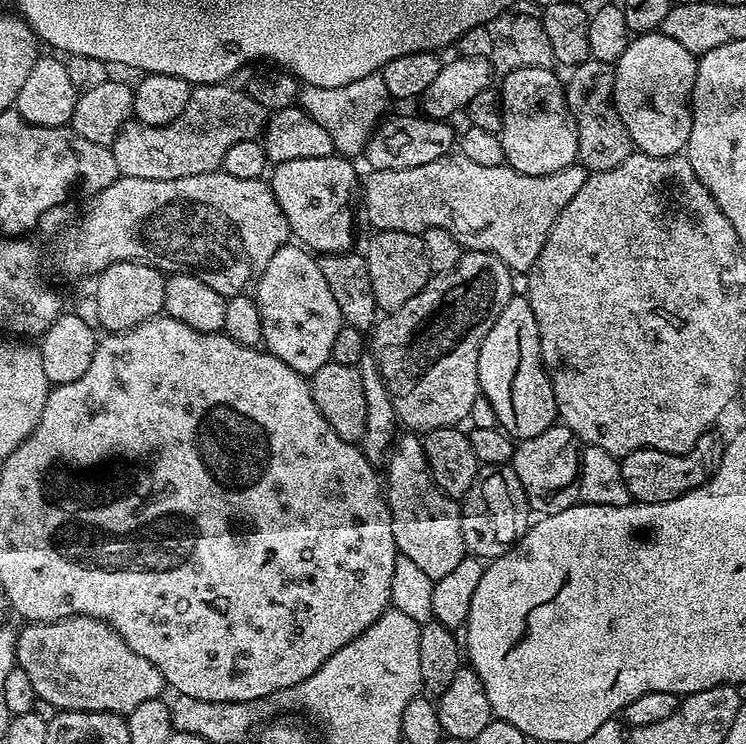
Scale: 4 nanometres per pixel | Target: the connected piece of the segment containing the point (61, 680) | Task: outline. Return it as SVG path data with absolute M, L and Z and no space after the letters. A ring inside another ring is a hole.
M71 616L49 624L28 622L16 638L16 663L26 670L37 697L65 712L113 712L119 716L134 711L142 702L163 697L166 685L162 674L138 654L134 654L121 636L103 620L89 616Z

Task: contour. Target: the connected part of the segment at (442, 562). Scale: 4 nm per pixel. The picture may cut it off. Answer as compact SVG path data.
M416 434L404 435L408 436L401 435L395 441L386 460L386 499L388 512L392 515L396 551L399 555L410 558L423 569L423 573L437 582L450 574L466 557L460 504L453 497L447 496L432 480L421 437Z

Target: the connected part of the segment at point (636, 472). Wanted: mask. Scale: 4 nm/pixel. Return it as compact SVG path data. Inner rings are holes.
M709 430L688 452L663 452L657 448L639 448L630 454L626 454L620 460L622 478L626 482L626 490L630 490L633 501L637 504L657 504L658 502L670 502L698 486L702 486L716 473L716 467L724 456L725 437L720 437L716 430Z

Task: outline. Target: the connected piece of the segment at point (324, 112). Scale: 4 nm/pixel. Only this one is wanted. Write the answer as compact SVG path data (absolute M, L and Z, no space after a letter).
M373 74L340 87L320 89L307 85L299 92L298 104L330 134L332 147L339 155L354 158L363 153L371 132L385 115L384 110L390 104L390 97L383 77Z

